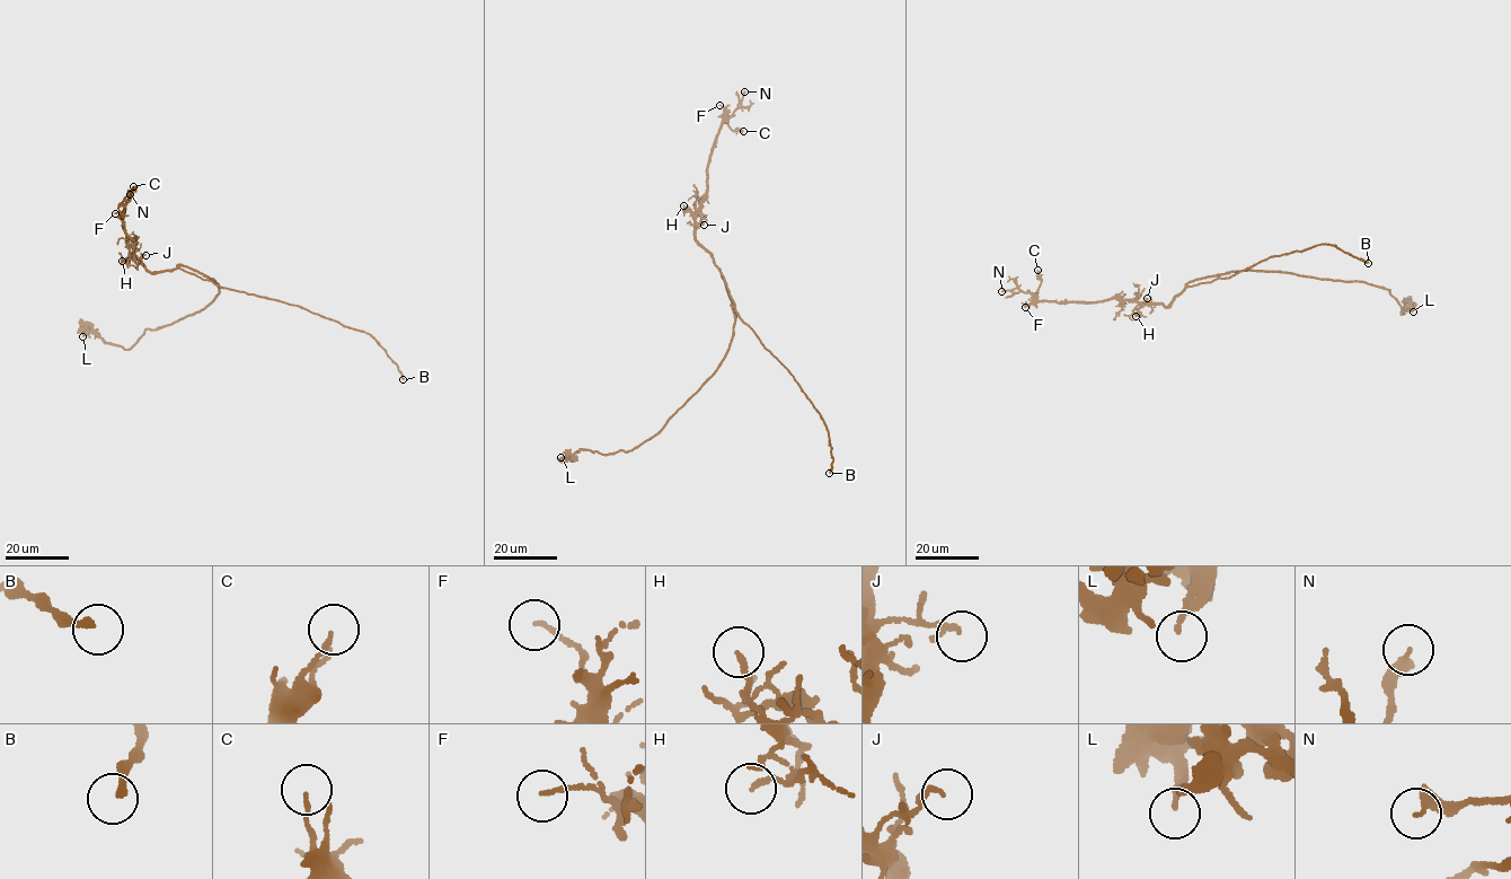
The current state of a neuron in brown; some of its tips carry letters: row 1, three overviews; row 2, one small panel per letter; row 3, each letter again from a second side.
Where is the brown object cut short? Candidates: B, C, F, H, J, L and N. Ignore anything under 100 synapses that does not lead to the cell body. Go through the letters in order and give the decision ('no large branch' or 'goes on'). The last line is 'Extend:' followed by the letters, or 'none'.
B: goes on
C: no large branch
F: no large branch
H: no large branch
J: no large branch
L: no large branch
N: no large branch
Extend: B

